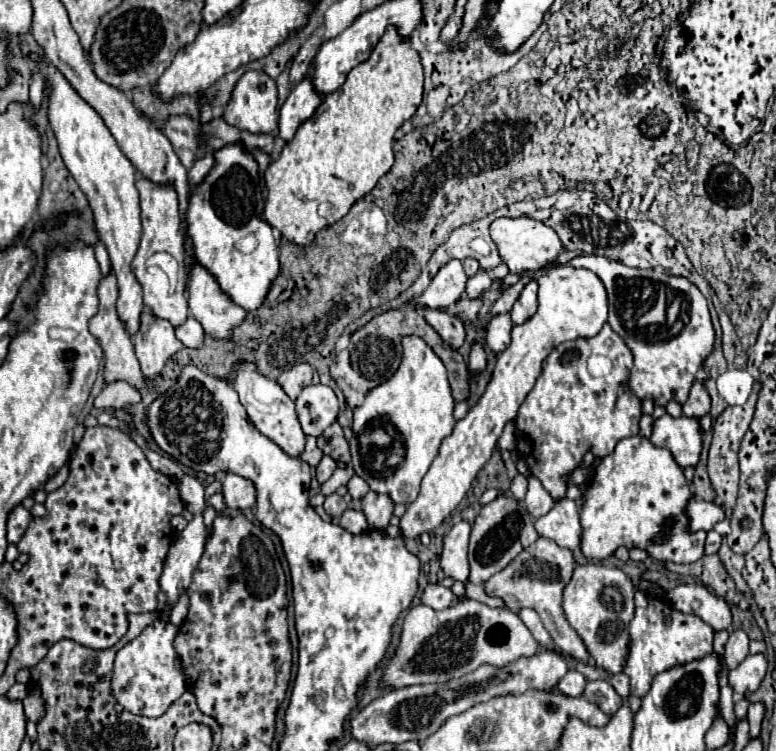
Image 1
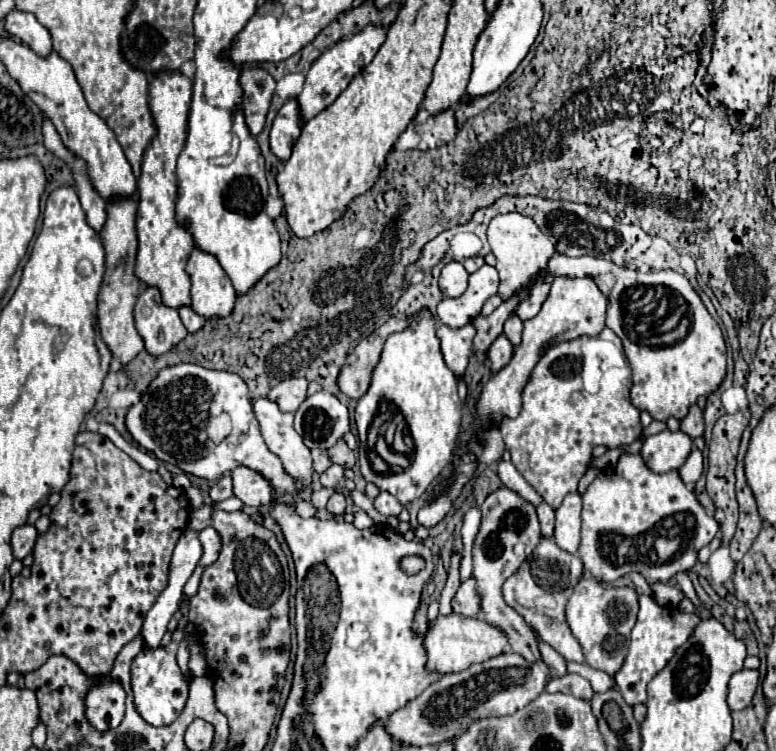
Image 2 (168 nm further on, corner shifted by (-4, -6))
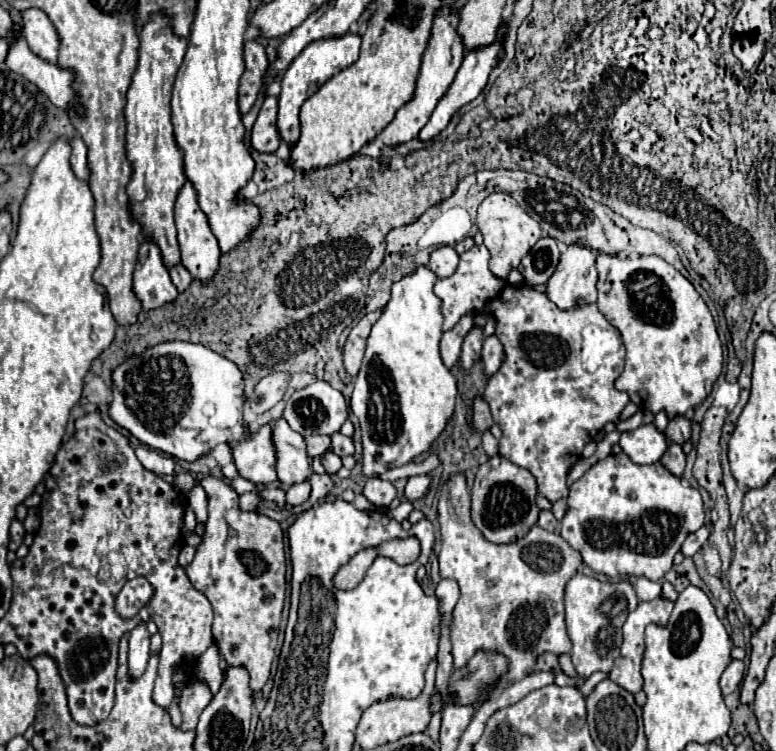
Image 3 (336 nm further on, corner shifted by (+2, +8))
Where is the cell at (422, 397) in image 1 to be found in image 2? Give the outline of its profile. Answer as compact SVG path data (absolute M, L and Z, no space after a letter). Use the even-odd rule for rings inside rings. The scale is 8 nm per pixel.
M421 310L419 314L413 314L409 318L407 330L391 334L387 338L379 362L371 374L371 386L365 396L361 396L355 410L361 474L367 482L373 482L385 492L391 492L403 506L427 492L441 470L449 466L453 450L457 446L457 436L461 432L461 398L457 394L457 380L441 356L439 338L435 334L437 326L437 316L429 310ZM375 454L383 460L383 464L367 464L375 462Z

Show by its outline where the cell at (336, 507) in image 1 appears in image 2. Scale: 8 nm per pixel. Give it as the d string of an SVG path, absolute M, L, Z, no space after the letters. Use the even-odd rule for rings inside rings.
M333 494L327 502L327 510L333 514L333 516L341 516L345 512L345 496L343 494Z

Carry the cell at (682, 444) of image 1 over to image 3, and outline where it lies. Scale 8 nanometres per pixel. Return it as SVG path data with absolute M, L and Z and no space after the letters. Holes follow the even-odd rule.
M643 424L633 432L623 432L619 446L635 464L655 464L669 448L669 438L655 424Z

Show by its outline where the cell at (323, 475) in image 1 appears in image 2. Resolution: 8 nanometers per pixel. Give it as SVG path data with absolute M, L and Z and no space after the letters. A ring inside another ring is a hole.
M333 464L331 468L327 468L321 474L321 484L327 486L327 488L333 488L333 486L337 486L341 482L343 482L343 466L339 466L339 464Z

